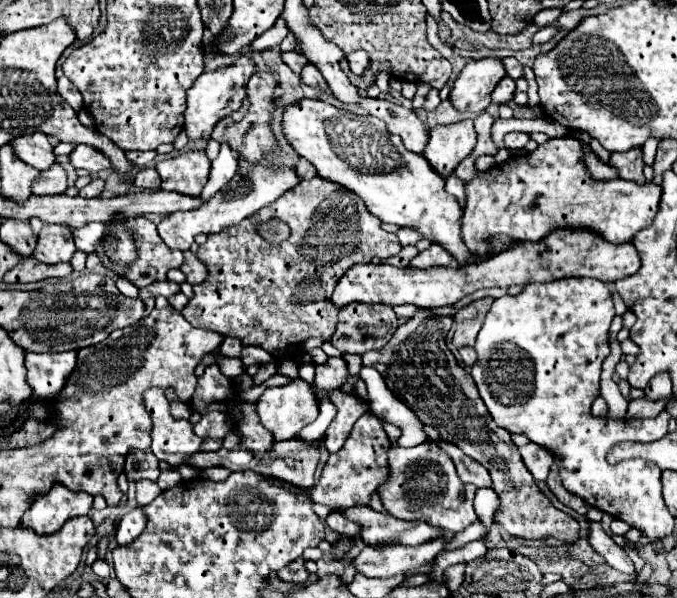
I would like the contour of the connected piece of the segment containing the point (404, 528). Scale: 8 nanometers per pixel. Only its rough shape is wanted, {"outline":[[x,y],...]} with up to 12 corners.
{"outline":[[368,505],[340,511],[360,525],[366,545],[420,545],[442,535]]}

